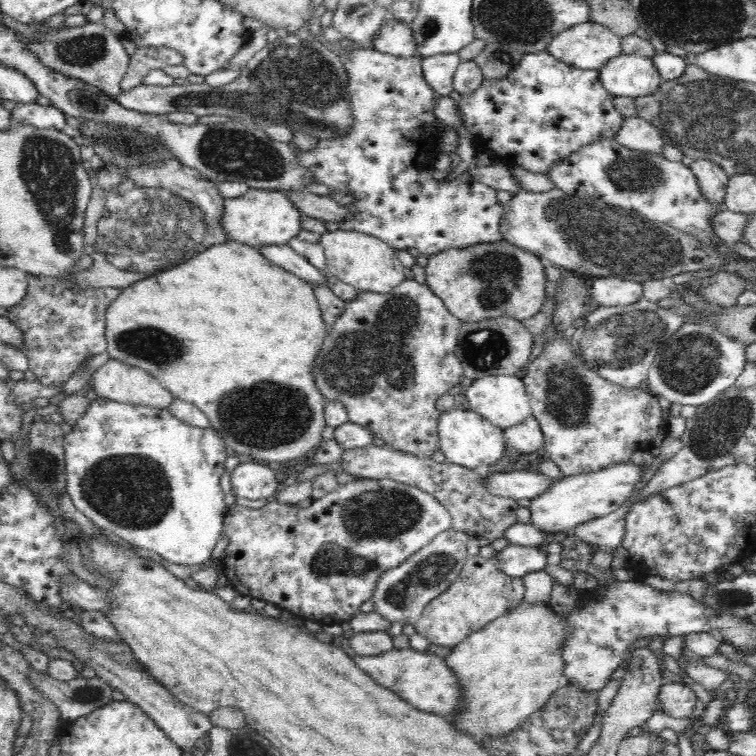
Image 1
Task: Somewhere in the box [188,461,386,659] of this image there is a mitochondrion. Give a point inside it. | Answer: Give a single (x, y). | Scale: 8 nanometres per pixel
(330, 560)

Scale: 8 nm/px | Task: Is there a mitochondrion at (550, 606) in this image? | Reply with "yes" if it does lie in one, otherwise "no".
no

